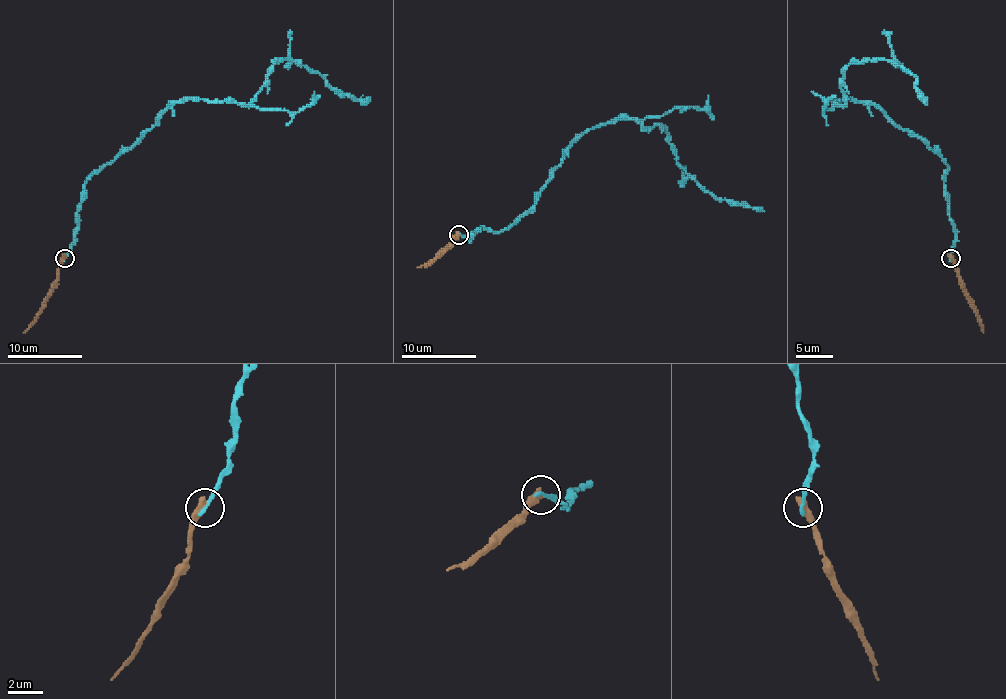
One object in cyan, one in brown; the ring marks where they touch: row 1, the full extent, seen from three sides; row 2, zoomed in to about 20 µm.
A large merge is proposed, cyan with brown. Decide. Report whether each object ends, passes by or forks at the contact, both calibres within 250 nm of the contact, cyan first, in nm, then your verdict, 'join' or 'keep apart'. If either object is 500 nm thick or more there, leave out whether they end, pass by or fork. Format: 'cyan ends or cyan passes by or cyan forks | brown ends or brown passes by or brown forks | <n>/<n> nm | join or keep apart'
cyan ends | brown ends | 240/480 nm | keep apart

